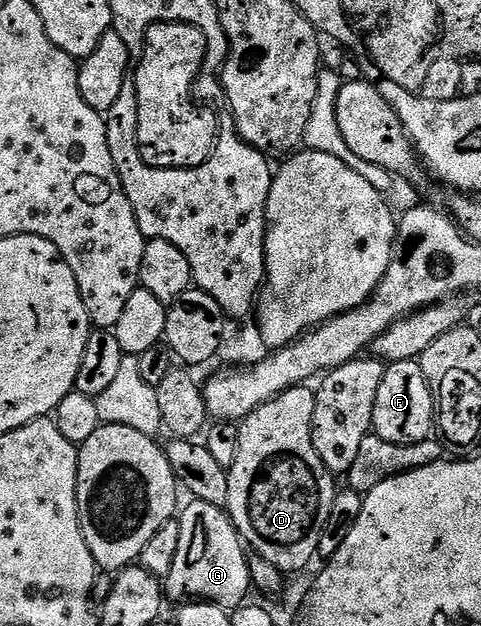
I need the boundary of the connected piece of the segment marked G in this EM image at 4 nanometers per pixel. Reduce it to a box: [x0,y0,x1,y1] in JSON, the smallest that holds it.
[165,499,253,610]

